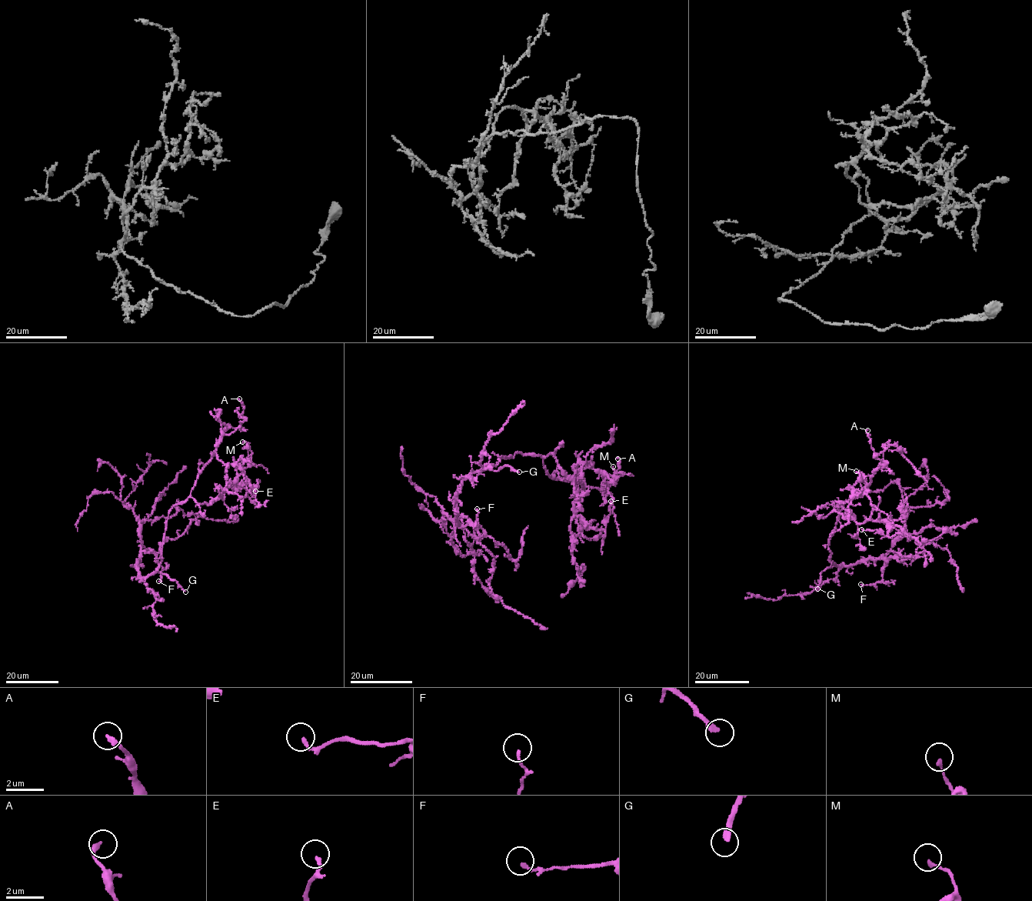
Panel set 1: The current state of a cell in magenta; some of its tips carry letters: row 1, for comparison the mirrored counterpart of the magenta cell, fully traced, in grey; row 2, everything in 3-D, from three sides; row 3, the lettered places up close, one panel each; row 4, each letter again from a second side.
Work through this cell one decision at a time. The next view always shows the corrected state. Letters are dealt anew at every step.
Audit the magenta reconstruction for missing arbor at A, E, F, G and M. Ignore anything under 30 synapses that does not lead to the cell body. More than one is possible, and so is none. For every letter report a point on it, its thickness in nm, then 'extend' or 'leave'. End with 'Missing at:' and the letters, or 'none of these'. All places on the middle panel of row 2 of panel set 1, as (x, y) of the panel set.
A: place (617, 458); calibre 240 nm; leave
E: place (610, 501); calibre 190 nm; leave
F: place (477, 508); calibre 140 nm; leave
G: place (519, 472); calibre 240 nm; extend
M: place (613, 466); calibre 180 nm; leave
Missing at: G

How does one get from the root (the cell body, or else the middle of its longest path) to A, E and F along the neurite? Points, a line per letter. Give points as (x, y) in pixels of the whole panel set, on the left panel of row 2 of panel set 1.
A: (162, 558), (168, 511), (190, 495), (219, 438), (244, 421), (239, 398)
E: (162, 558), (173, 506), (189, 497), (200, 504), (223, 498), (233, 483), (248, 490), (257, 485), (255, 491)
F: (162, 558), (159, 568), (145, 577), (139, 575), (137, 563), (143, 551), (154, 555), (162, 567), (158, 581)

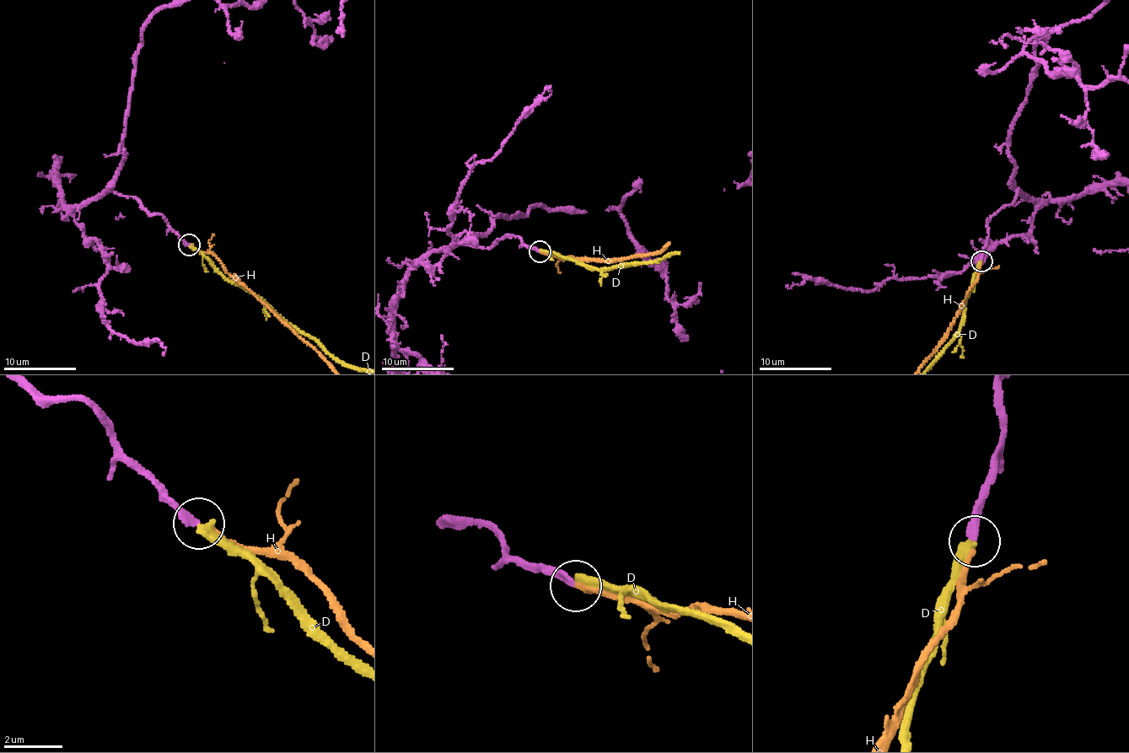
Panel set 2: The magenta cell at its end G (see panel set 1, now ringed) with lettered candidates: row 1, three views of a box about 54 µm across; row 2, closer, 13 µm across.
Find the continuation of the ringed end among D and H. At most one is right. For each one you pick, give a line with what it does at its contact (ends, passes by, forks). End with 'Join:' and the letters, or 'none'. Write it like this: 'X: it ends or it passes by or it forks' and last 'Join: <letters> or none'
H: it ends
Join: H

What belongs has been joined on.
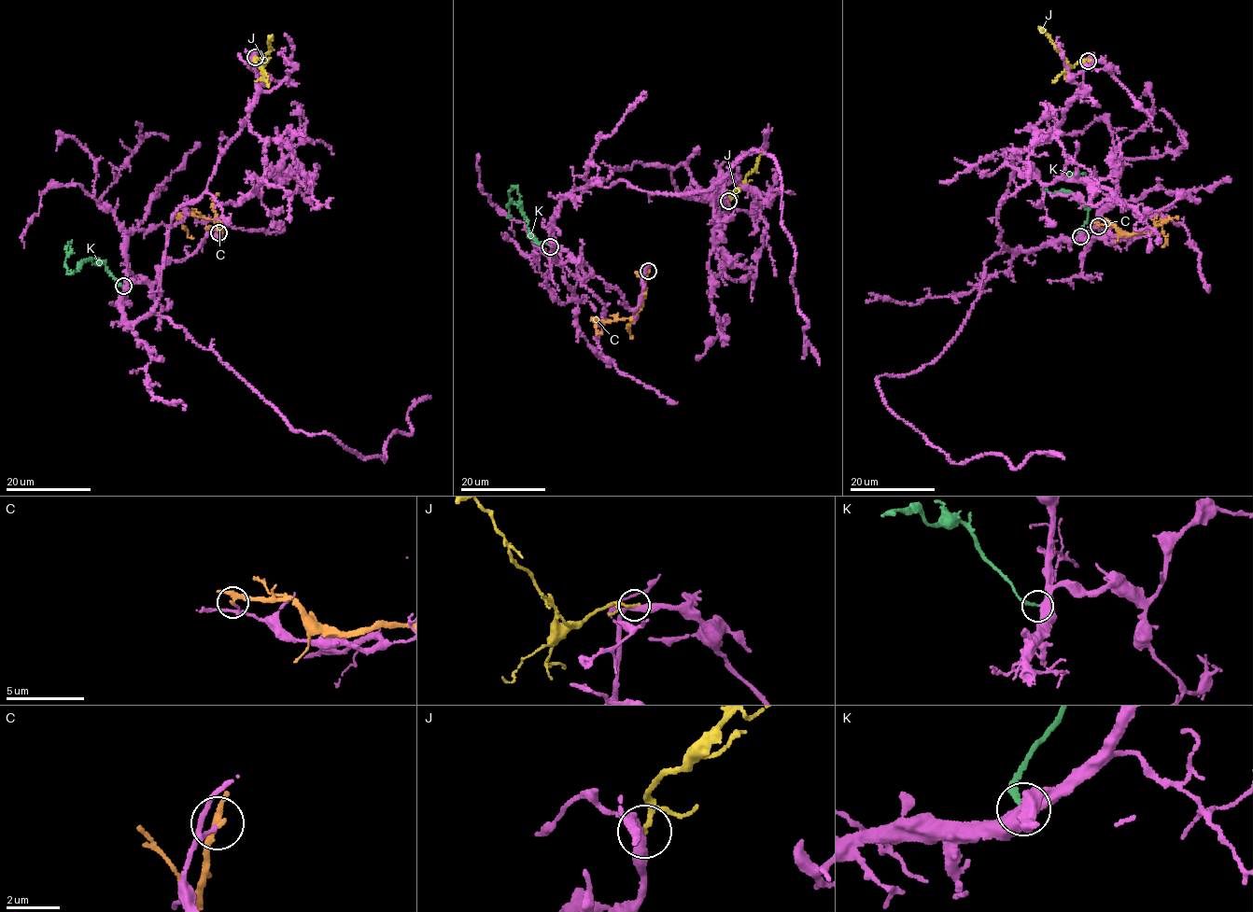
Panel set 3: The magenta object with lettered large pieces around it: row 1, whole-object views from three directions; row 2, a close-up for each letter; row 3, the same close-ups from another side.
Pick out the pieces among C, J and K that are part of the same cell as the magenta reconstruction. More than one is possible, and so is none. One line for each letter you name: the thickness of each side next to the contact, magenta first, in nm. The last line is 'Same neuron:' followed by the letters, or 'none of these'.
K: 480/180 nm
Same neuron: K

